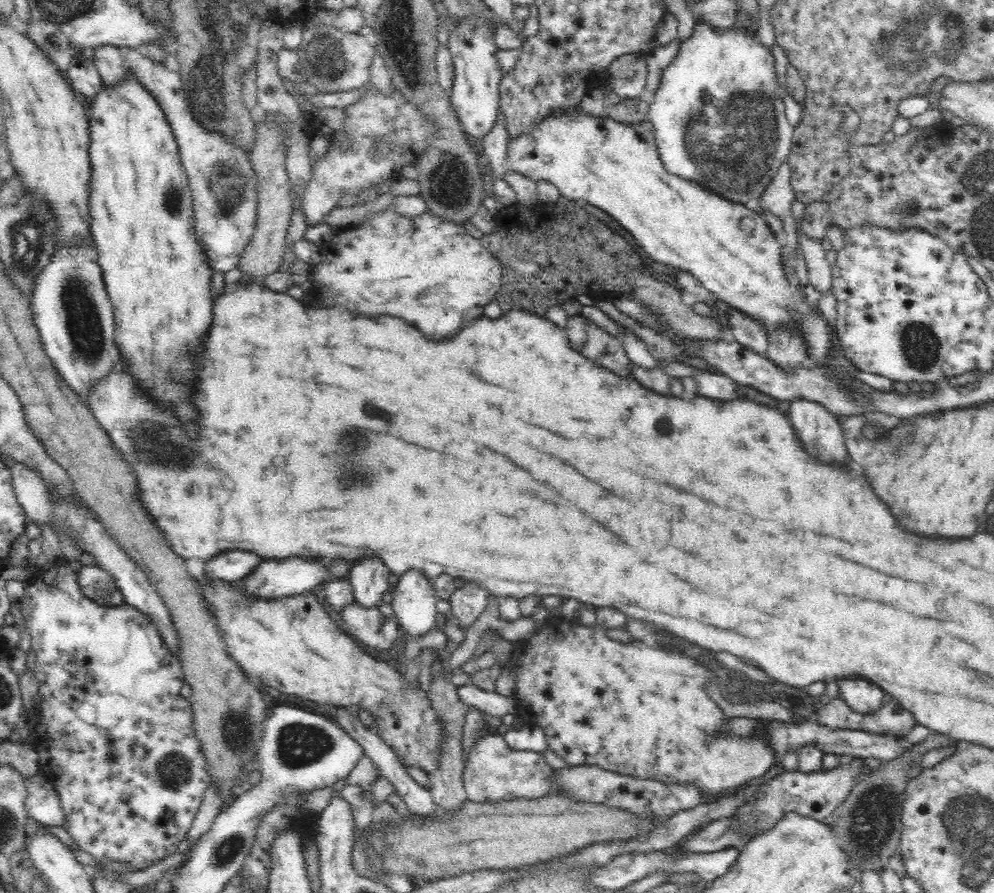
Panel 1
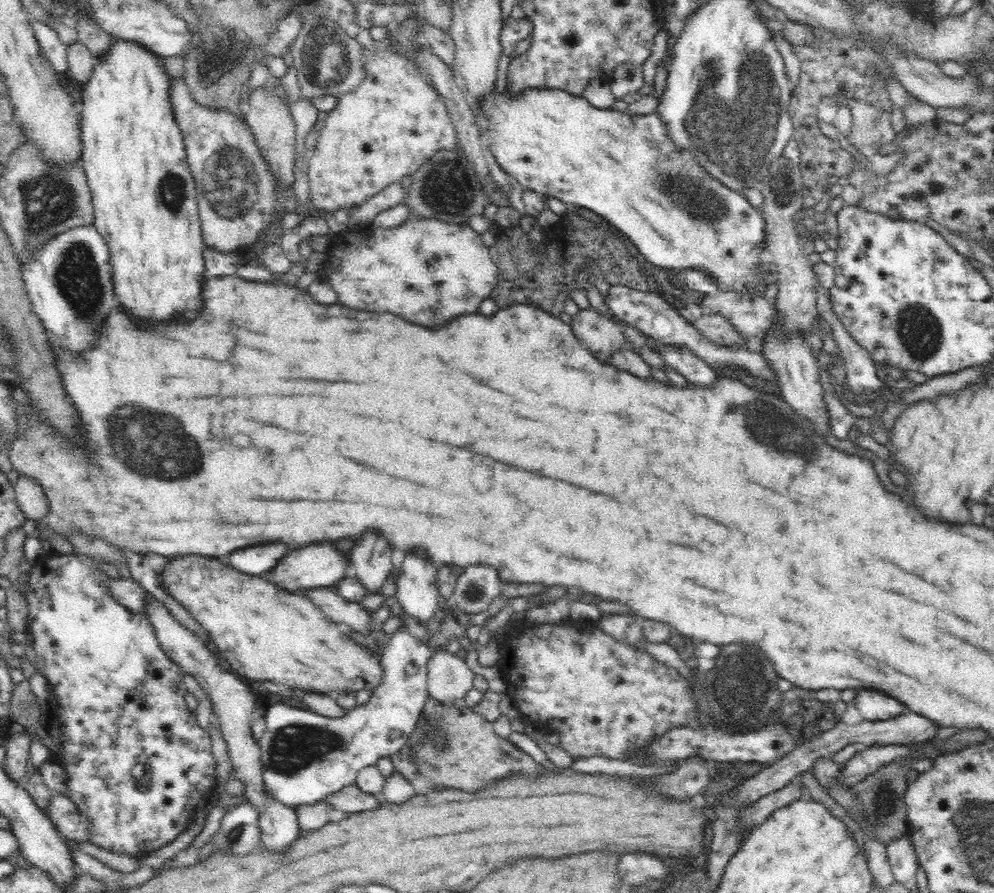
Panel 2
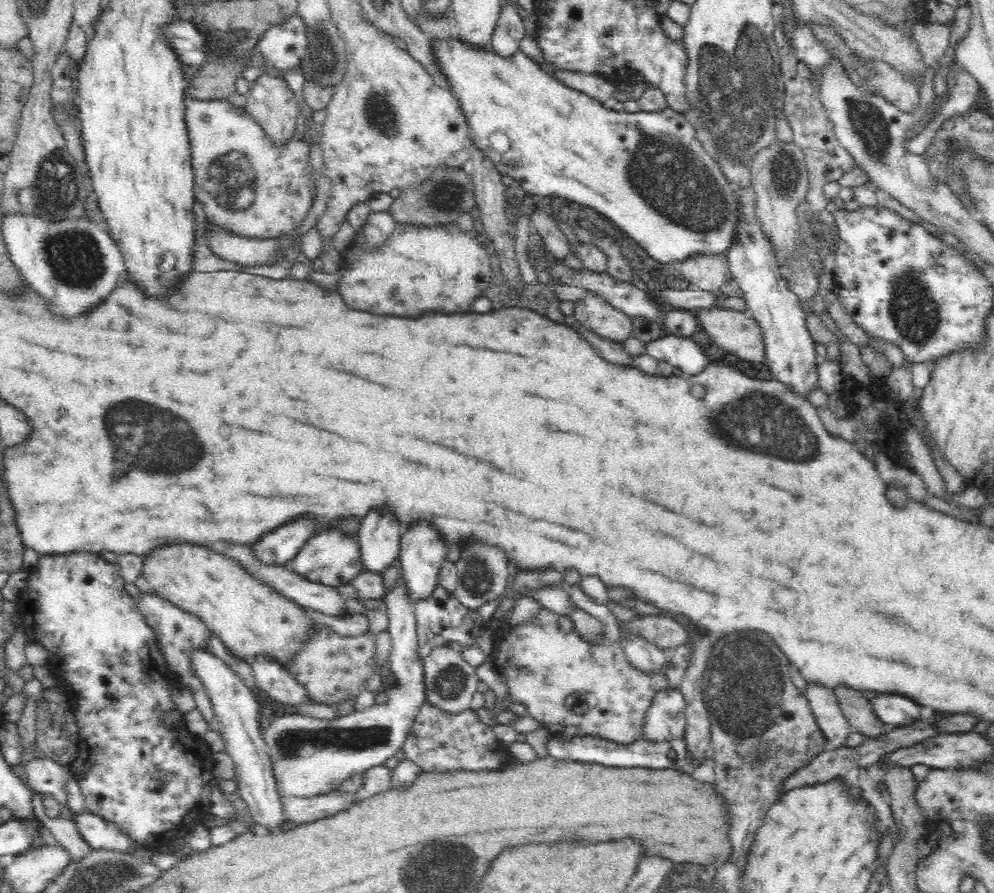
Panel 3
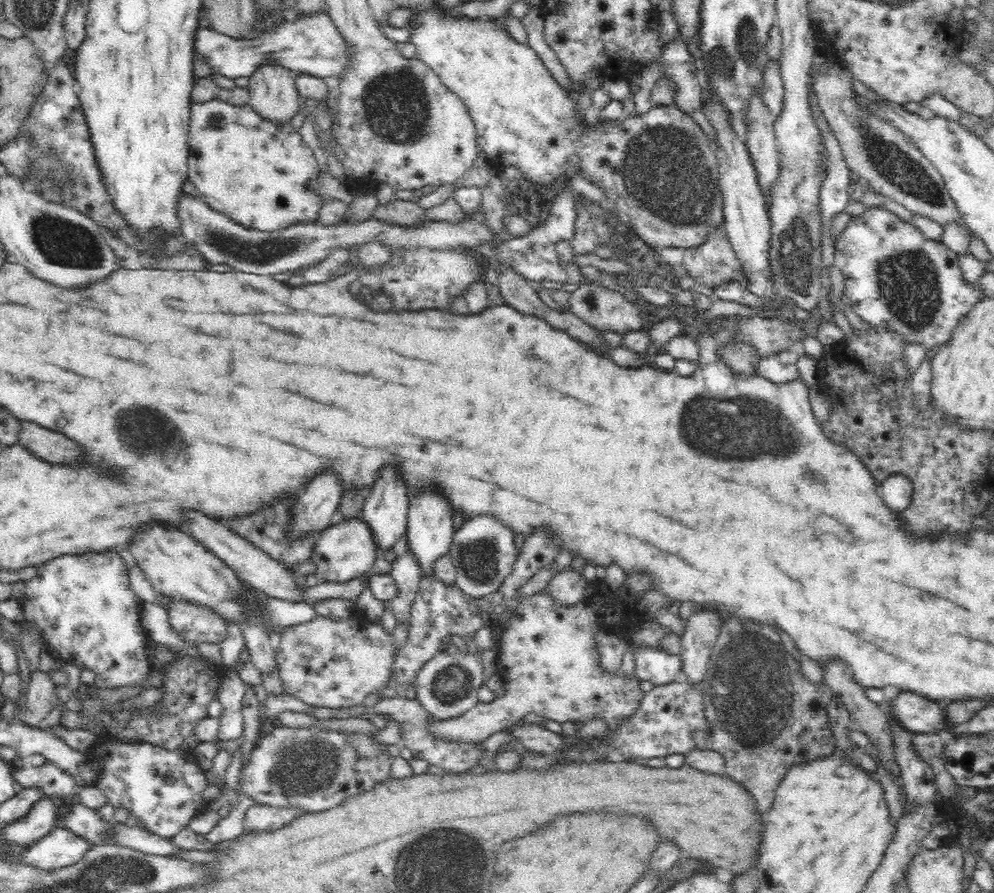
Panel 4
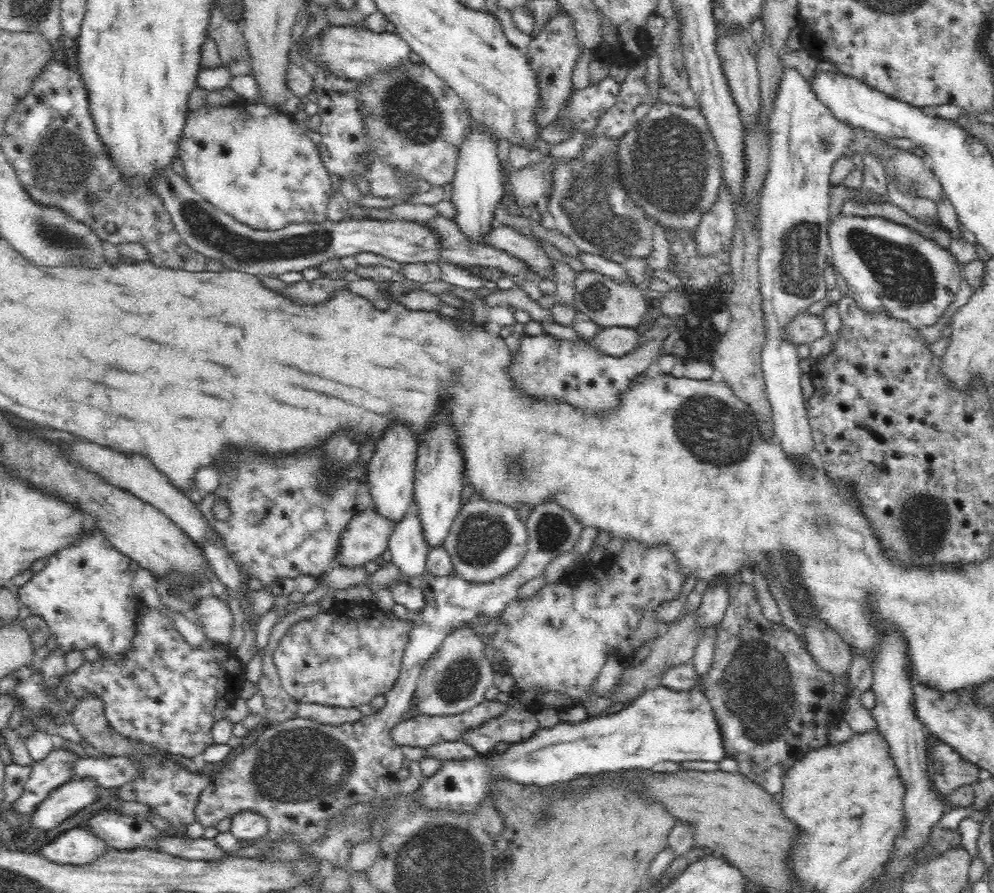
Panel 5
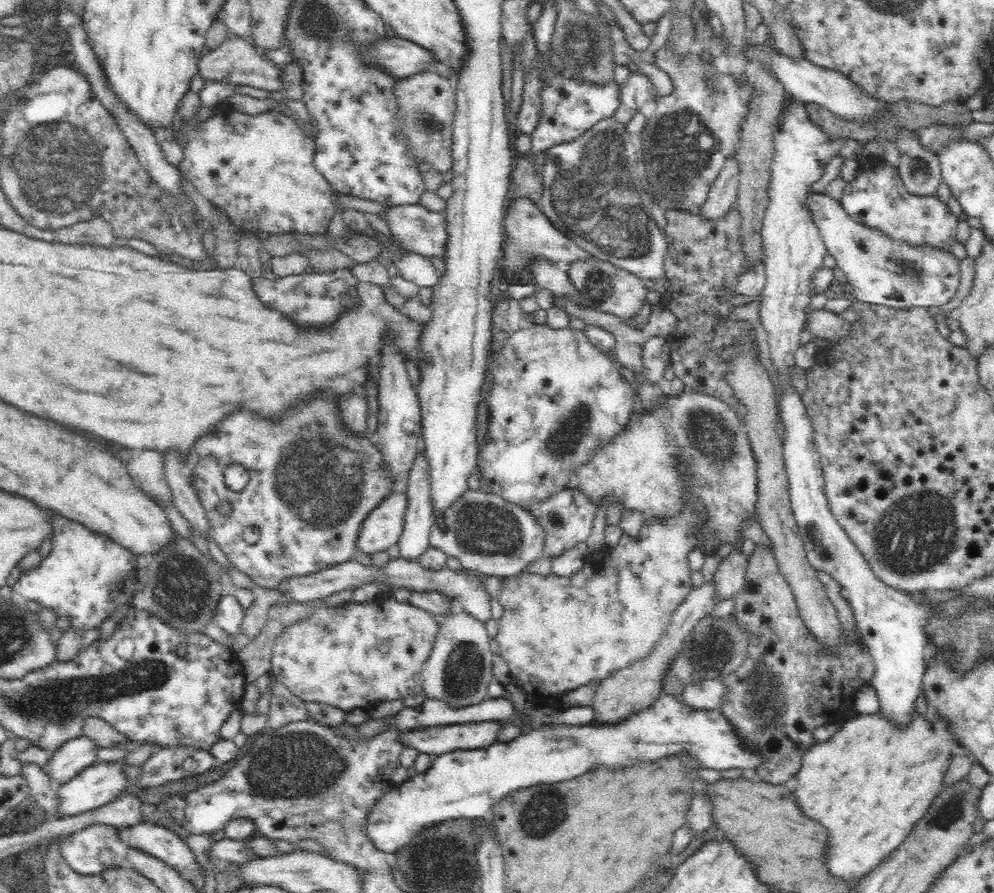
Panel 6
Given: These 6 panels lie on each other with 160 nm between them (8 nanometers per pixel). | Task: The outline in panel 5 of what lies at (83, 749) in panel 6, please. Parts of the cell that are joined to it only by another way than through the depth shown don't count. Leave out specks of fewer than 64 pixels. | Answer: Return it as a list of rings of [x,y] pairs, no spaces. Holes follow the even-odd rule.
[[[57,748],[46,758],[31,764],[29,779],[24,792],[15,804],[15,810],[22,815],[35,815],[39,804],[48,798],[52,790],[73,778],[76,763],[82,759],[74,750]]]

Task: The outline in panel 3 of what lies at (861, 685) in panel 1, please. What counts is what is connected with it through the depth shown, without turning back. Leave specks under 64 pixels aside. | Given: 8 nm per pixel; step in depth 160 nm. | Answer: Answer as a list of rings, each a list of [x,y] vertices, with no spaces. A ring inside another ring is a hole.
[[[882,693],[873,700],[876,714],[890,728],[907,727],[916,722],[923,711],[923,704],[900,694]]]

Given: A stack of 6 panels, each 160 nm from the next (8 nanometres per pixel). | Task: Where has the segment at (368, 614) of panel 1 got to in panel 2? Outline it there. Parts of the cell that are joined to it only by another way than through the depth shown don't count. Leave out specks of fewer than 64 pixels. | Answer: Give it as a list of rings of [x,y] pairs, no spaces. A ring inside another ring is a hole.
[[[338,585],[299,589],[295,593],[312,602],[325,617],[336,624],[344,622],[360,633],[368,633],[371,629],[381,629],[382,627],[382,623],[378,623],[372,628],[366,628],[369,612],[362,609],[359,603],[344,598]]]

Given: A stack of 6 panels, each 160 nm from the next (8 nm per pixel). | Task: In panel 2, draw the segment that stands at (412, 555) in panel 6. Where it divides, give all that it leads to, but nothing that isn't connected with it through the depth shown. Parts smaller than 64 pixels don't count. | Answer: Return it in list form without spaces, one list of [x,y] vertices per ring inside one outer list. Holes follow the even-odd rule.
[[[403,623],[389,634],[385,647],[380,649],[380,682],[373,690],[369,701],[346,710],[342,716],[324,716],[309,710],[276,704],[268,708],[265,716],[267,727],[259,739],[263,750],[264,780],[267,791],[288,806],[298,808],[322,800],[326,795],[338,792],[355,783],[358,773],[366,766],[377,765],[383,758],[398,753],[416,730],[425,702],[430,698],[427,691],[427,661],[433,650],[410,633]]]

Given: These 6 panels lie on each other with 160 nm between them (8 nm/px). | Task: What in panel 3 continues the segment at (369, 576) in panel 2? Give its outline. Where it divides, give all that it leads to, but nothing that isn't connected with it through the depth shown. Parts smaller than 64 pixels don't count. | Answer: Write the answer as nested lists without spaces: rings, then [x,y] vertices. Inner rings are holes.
[[[384,506],[382,510],[372,508],[368,516],[362,518],[358,536],[367,569],[381,573],[399,557],[401,526],[400,518],[390,510],[390,506]]]

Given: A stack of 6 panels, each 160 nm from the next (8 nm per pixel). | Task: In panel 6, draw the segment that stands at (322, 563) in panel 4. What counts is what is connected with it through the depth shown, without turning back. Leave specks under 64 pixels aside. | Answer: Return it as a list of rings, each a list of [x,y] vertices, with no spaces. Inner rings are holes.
[[[392,491],[364,522],[359,550],[371,555],[399,544],[406,530],[407,492]]]

